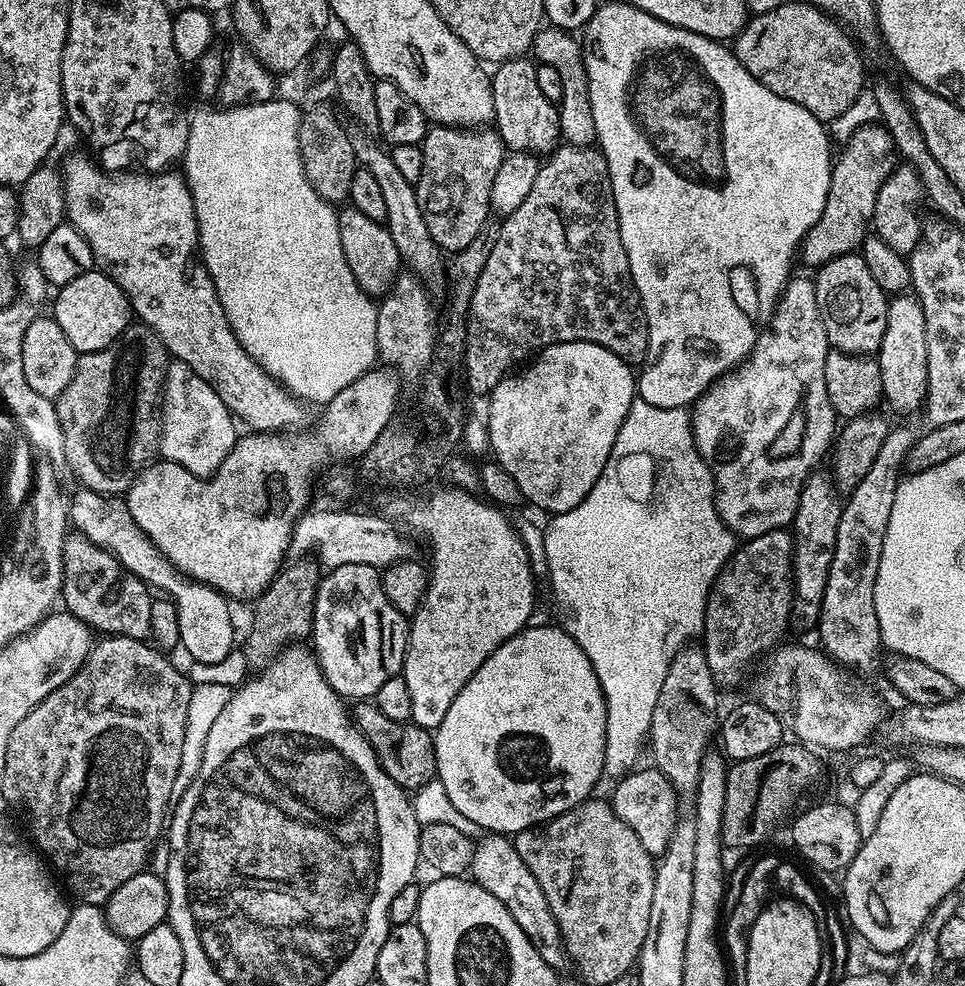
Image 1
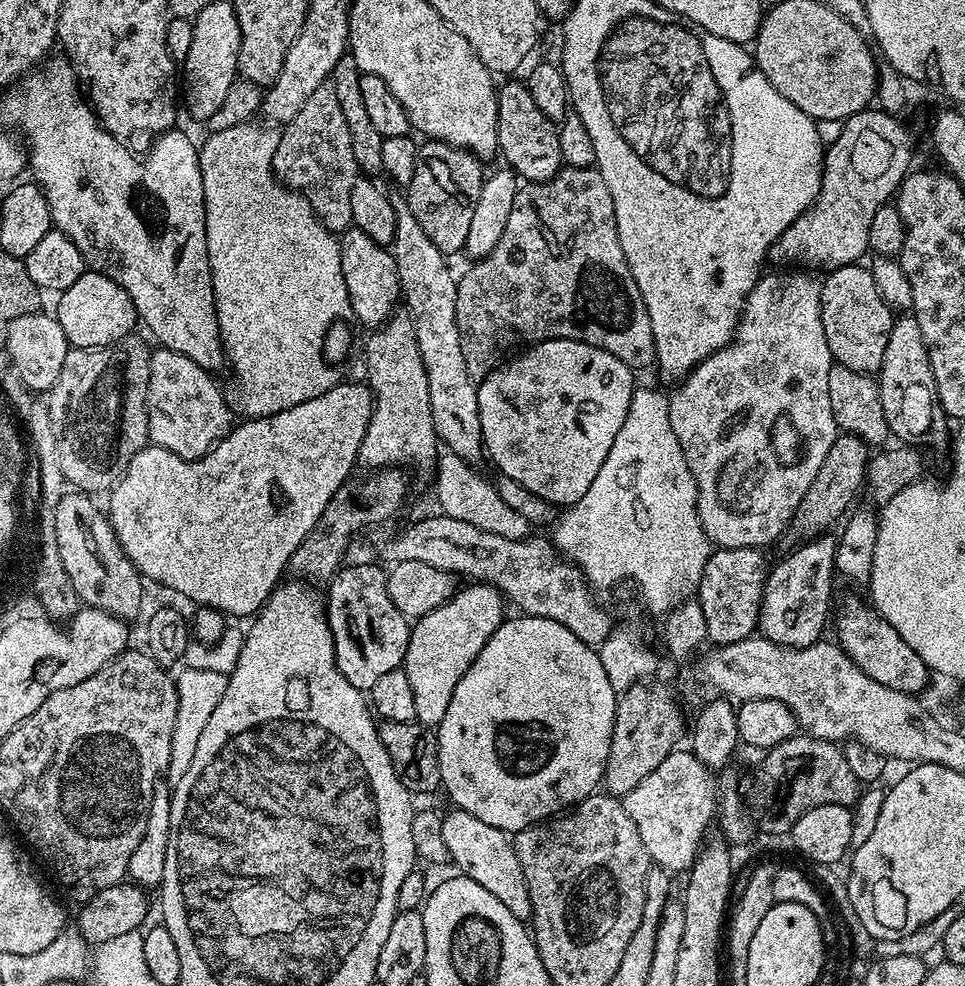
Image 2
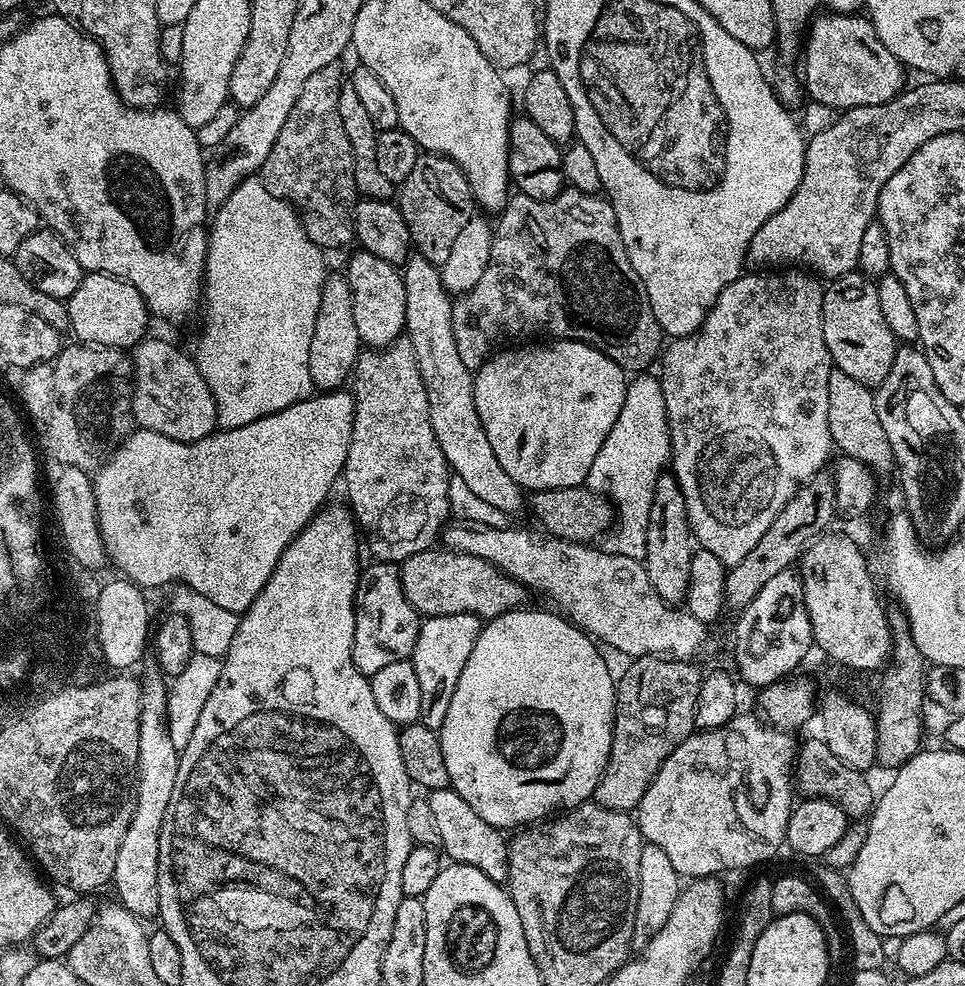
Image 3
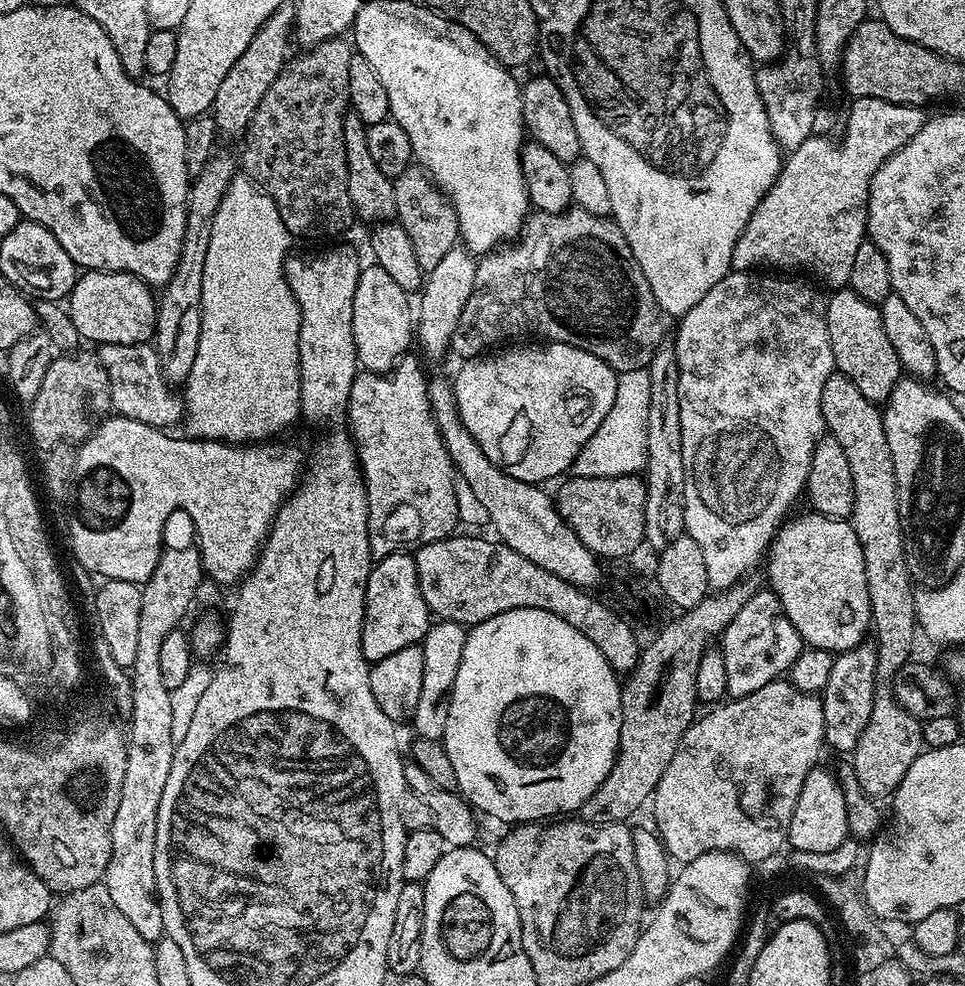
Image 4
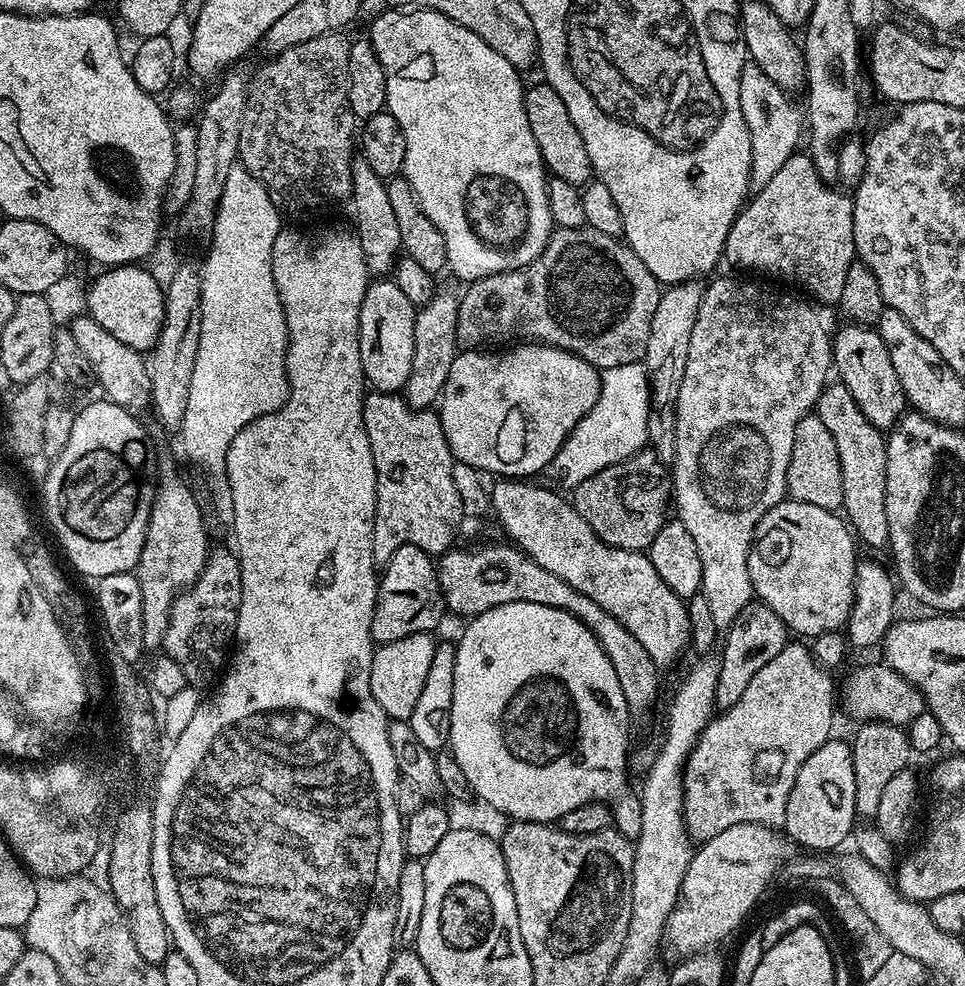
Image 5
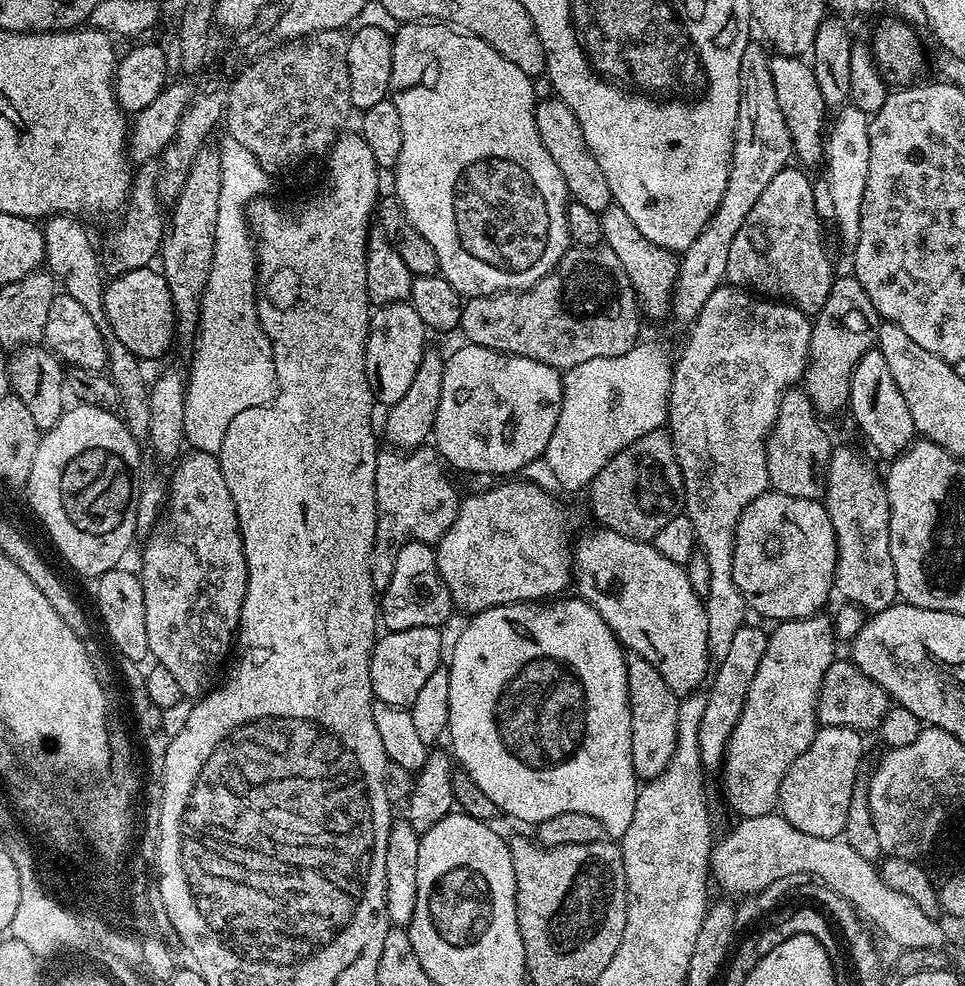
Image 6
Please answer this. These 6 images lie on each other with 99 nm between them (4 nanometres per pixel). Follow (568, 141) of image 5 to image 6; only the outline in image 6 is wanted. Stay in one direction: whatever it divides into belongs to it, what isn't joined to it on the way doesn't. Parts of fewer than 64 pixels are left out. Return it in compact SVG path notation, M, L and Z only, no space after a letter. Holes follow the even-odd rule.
M540 98L536 101L534 122L538 126L538 138L542 138L542 146L546 146L546 154L554 158L554 166L558 166L562 182L566 182L569 197L575 203L586 206L586 210L606 211L613 203L610 185L606 183L606 174L602 174L602 166L594 162L590 146L586 146L586 137L582 134L582 126L578 126L578 118L574 118L574 110L561 100Z

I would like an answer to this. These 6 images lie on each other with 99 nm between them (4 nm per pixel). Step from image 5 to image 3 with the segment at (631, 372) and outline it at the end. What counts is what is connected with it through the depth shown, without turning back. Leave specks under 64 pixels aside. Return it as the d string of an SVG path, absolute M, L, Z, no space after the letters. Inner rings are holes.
M640 374L628 380L626 398L618 422L606 434L594 466L590 466L586 487L600 496L607 496L614 505L614 527L607 537L607 547L620 556L643 557L650 506L660 476L665 475L672 455L672 439L668 433L666 402L659 379Z

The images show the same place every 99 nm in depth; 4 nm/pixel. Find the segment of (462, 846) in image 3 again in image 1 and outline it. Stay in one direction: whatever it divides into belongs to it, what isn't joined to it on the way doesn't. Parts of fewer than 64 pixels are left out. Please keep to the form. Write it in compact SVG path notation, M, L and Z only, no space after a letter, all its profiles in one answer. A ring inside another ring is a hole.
M488 834L483 838L484 841L475 845L471 879L482 886L482 890L494 894L494 898L498 898L498 902L502 902L502 906L510 910L510 918L514 918L514 922L522 926L522 934L530 938L545 962L554 969L563 969L563 964L567 965L570 957L564 950L564 939L560 936L554 914L548 908L546 894L542 894L542 886L538 886L538 878L534 878L534 874L530 874L530 866L526 866L526 862L518 858L515 843L507 835Z

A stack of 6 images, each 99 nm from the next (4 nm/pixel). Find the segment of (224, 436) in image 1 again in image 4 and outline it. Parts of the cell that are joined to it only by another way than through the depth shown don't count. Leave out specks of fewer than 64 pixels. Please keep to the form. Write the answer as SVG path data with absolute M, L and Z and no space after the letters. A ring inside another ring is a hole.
M151 343L146 344L102 344L98 355L112 395L112 407L119 415L146 422L155 428L171 429L171 424L181 423L185 415L184 401L176 396L162 374L158 354Z

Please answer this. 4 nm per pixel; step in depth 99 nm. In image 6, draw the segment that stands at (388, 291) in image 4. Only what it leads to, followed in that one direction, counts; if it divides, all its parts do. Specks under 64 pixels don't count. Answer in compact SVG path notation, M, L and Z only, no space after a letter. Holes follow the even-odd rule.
M411 302L379 305L369 315L368 327L368 340L364 344L366 378L370 382L373 401L377 405L391 406L406 394L410 382L414 382L418 362L422 362L426 351L426 329Z

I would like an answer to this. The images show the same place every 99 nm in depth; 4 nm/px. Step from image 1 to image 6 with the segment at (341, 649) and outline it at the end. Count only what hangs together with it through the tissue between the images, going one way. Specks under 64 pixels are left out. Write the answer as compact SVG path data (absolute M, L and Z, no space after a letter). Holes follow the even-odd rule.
M411 540L398 550L398 558L394 562L394 574L390 574L390 586L382 590L378 600L378 620L389 632L398 630L414 630L422 626L440 628L454 612L452 595L440 577L436 565L436 550L431 544L420 540Z

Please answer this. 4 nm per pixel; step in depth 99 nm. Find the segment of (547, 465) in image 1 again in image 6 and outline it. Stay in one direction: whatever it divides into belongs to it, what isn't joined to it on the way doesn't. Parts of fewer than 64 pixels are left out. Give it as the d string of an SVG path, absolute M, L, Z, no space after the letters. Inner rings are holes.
M465 343L463 347L444 361L442 399L438 402L438 414L434 418L431 435L434 447L443 463L448 466L453 464L460 474L485 472L495 478L504 478L519 473L516 472L519 468L543 457L550 434L554 434L564 397L561 373L546 366L546 362L534 362L534 358L508 356L477 344Z

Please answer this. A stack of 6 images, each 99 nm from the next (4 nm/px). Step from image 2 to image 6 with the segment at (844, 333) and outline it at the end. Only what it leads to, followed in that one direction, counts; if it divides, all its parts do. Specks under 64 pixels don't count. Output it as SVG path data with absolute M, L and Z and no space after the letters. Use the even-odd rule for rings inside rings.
M877 347L862 354L862 358L858 358L858 366L854 366L848 408L856 419L861 434L868 439L869 446L874 451L881 452L886 458L885 461L895 460L917 439L914 418L910 418L910 406L906 406L906 398L902 398L902 390L894 386L890 366L886 363L886 358L882 358Z

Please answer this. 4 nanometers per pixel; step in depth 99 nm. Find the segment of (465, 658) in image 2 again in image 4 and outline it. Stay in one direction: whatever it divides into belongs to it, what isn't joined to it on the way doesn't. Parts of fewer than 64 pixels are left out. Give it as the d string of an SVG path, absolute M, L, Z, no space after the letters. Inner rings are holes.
M436 620L429 627L422 641L422 691L418 697L418 710L414 710L410 721L416 727L419 738L443 741L446 717L450 714L450 698L454 690L454 678L462 662L462 650L466 647L468 628L458 622Z

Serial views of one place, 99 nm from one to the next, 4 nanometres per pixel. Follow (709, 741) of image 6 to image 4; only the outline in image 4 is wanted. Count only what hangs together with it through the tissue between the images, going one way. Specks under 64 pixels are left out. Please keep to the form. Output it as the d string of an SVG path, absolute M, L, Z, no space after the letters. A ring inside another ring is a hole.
M758 590L724 628L722 647L726 658L728 696L735 698L762 690L766 682L781 679L791 669L802 650L802 641L794 622L784 615L782 602L771 590Z

